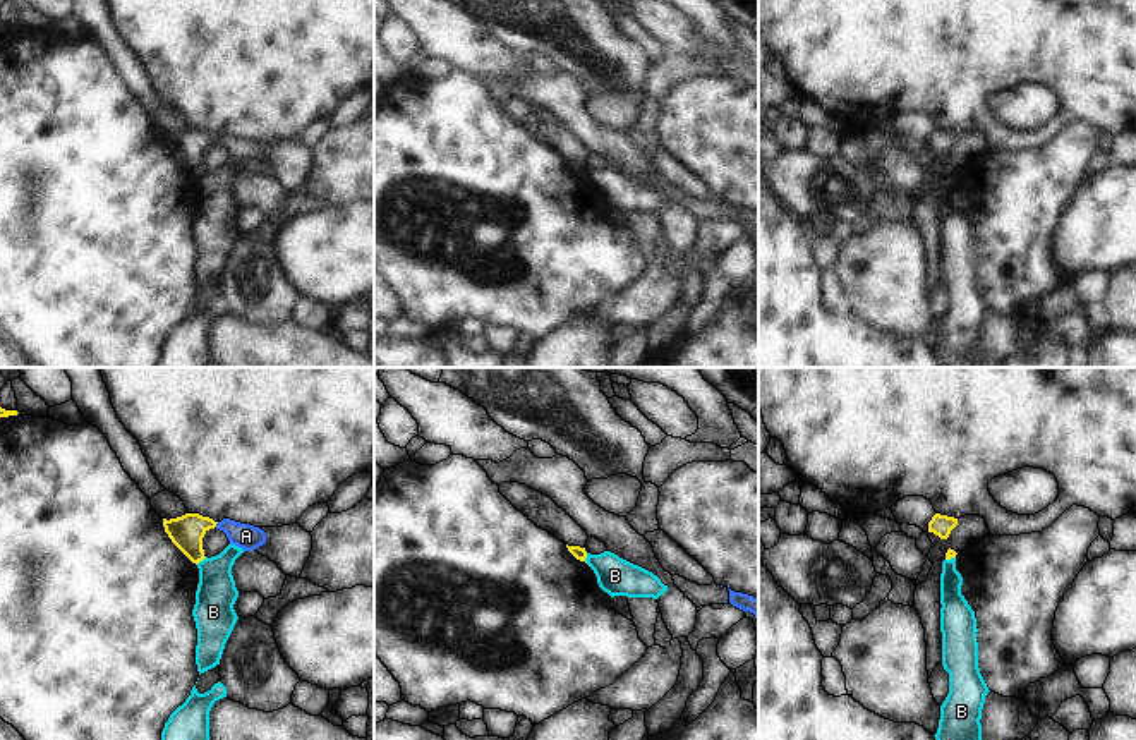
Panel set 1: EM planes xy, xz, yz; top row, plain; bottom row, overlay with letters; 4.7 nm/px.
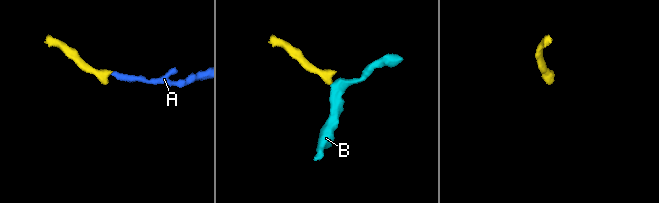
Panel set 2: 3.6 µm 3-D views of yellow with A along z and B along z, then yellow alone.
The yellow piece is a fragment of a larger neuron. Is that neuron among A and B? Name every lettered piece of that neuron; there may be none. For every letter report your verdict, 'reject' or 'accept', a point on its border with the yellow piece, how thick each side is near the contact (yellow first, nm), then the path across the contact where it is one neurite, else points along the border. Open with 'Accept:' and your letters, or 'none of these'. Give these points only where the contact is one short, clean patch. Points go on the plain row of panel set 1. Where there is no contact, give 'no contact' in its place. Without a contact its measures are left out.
Accept: A
A: accept | xy (217, 138) | 160/120 nm | across xy (187, 146), (198, 139), (217, 138), (246, 151)
B: reject | xy (201, 175) | 160/190 nm | along xy (206, 172), (196, 179)

